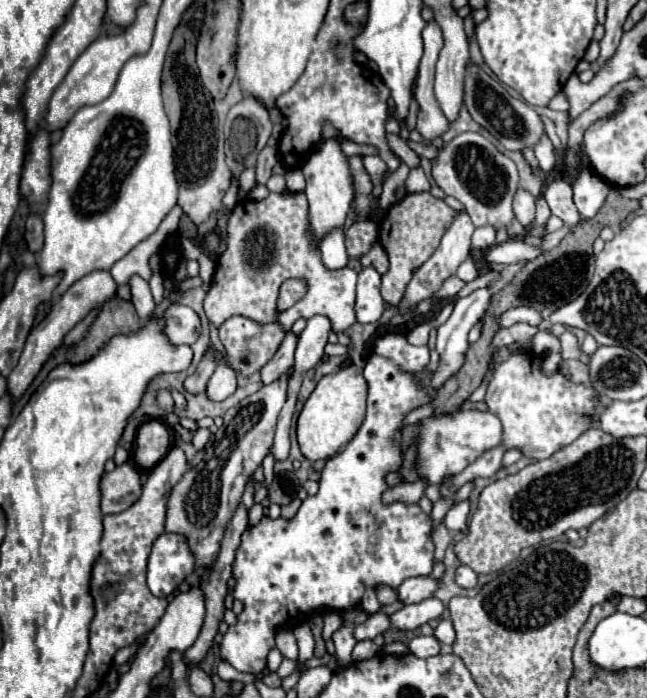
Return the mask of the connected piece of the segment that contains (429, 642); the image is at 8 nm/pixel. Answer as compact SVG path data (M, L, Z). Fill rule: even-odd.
M416 636L408 642L408 648L418 658L430 658L440 652L440 642L434 636Z

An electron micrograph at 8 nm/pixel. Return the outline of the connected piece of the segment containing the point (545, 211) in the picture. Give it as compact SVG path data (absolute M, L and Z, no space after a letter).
M540 196L536 200L536 218L534 218L532 226L544 226L548 222L548 218L550 218L550 208L548 208L546 200Z

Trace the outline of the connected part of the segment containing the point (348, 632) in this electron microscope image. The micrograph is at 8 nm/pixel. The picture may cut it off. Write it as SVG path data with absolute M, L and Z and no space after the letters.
M342 626L332 634L332 642L336 646L336 658L348 666L352 664L352 648L356 644L356 638L352 636L352 626Z

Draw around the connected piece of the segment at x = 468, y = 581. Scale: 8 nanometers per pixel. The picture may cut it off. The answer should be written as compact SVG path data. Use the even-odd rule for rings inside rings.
M462 568L456 574L456 582L462 588L474 588L476 586L476 572L472 572L472 568Z

